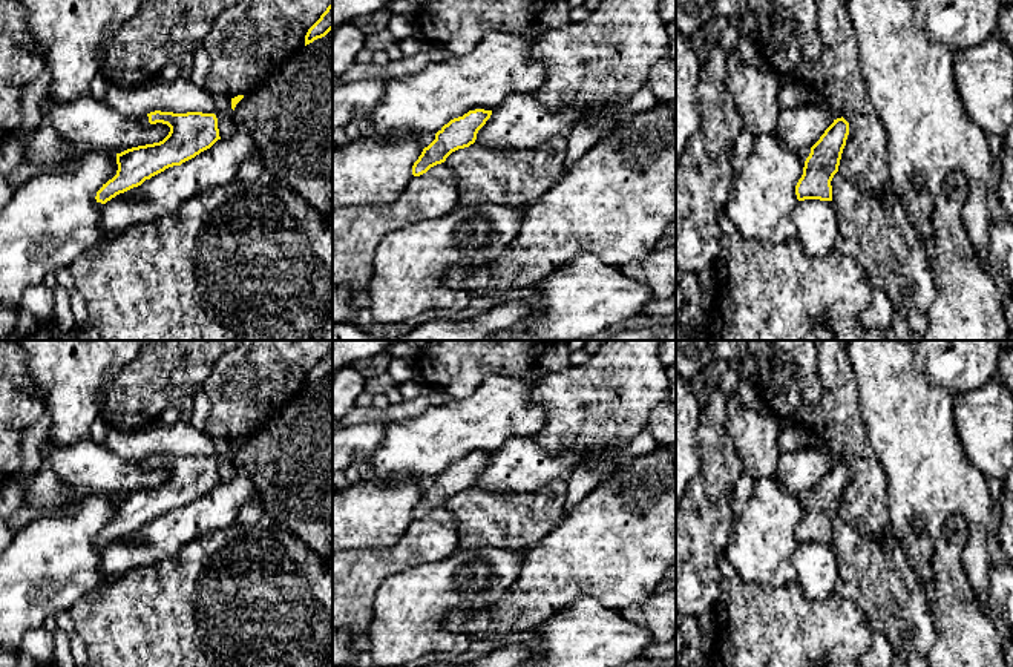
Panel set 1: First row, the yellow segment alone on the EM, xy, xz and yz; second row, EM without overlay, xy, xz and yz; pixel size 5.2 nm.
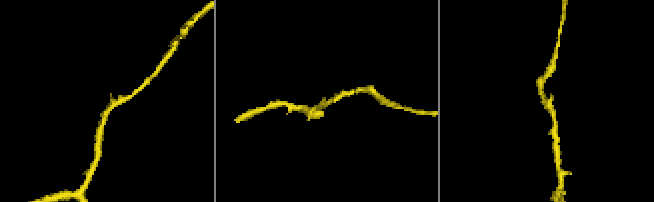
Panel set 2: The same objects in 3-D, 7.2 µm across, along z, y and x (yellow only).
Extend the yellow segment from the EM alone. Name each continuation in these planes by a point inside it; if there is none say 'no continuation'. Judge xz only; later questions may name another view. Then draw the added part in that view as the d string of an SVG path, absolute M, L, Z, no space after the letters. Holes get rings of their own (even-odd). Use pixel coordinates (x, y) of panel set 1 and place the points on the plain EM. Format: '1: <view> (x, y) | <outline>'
no continuation

